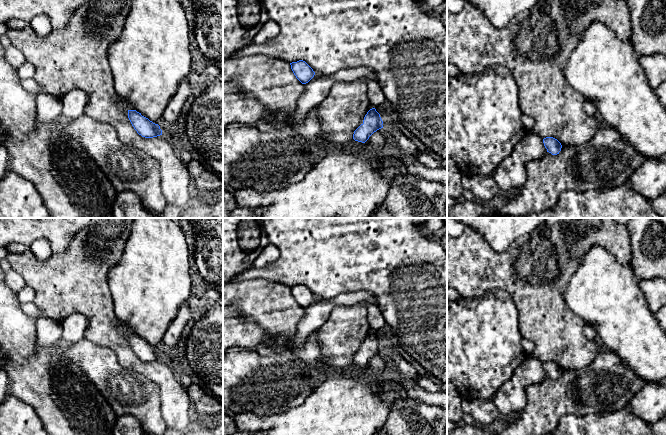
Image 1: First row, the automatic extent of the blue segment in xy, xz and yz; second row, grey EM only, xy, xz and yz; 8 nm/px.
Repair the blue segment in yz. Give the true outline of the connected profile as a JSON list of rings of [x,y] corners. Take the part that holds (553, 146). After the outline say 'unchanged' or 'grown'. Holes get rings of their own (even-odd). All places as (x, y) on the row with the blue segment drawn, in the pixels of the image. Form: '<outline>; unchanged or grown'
[[[553,137],[544,138],[543,143],[545,148],[547,149],[547,152],[551,153],[552,155],[557,155],[561,151],[561,143]]]; unchanged

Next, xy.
[[[124,105],[120,108],[128,114],[128,118],[139,135],[145,138],[153,138],[162,135],[162,130],[158,124],[153,123],[148,118],[141,115],[136,110],[128,110]]]; grown

